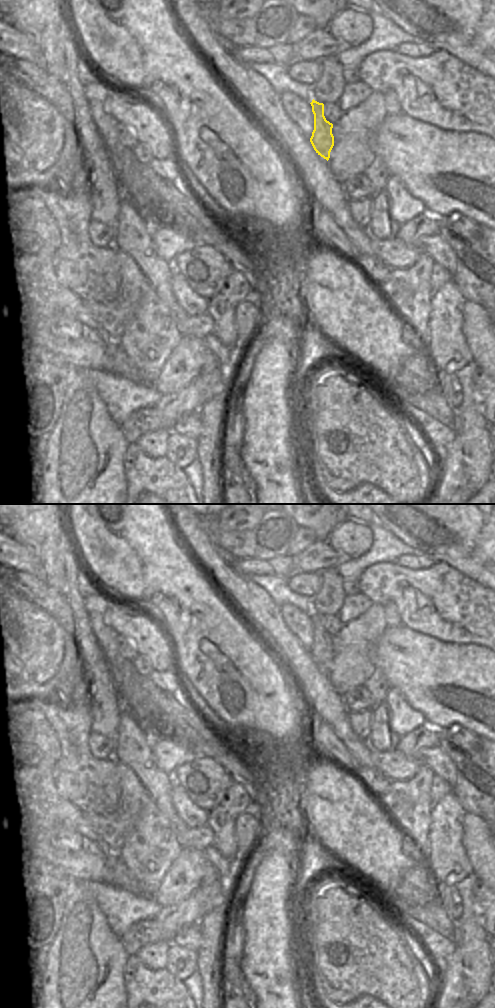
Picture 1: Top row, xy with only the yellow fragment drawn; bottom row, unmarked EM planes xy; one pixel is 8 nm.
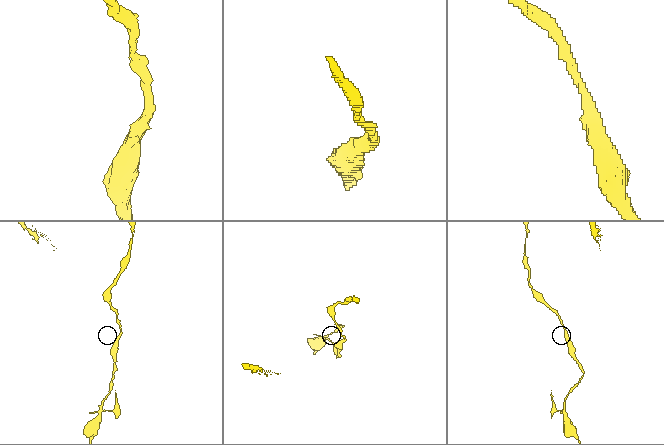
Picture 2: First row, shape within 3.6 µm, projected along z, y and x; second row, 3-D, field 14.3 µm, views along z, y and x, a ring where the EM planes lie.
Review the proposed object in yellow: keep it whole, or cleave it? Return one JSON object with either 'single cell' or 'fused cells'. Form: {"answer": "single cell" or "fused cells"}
{"answer": "single cell"}

